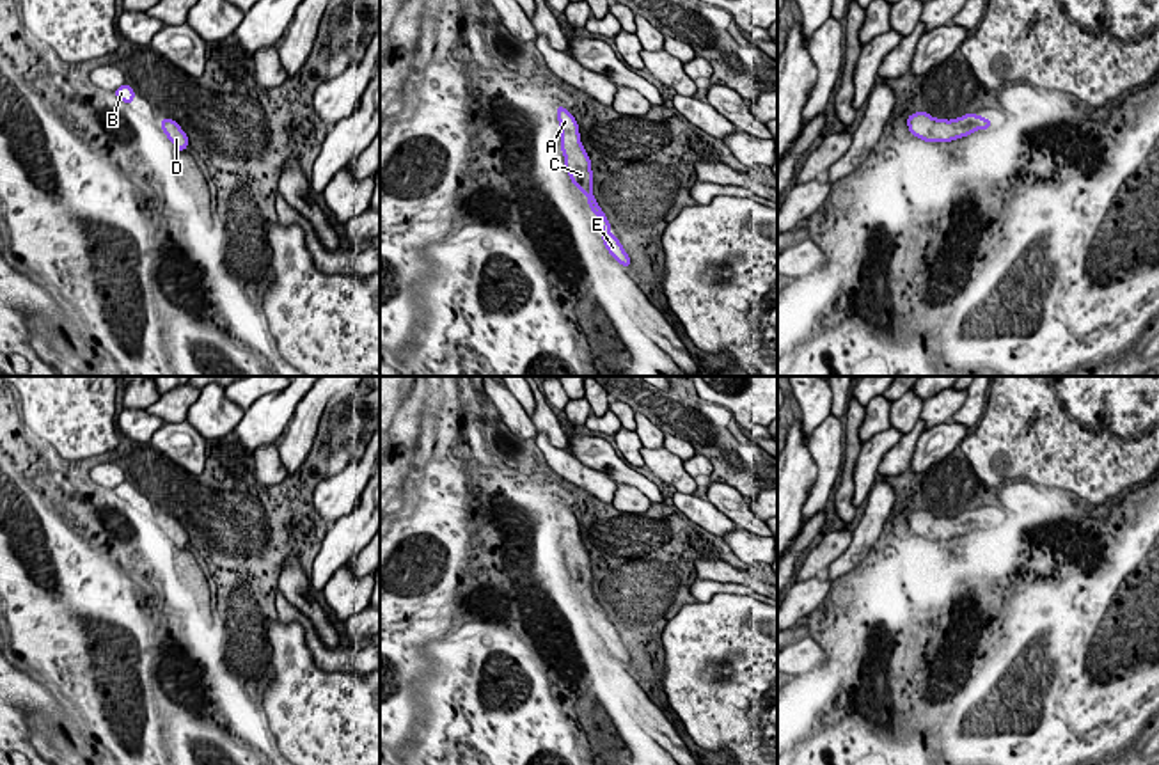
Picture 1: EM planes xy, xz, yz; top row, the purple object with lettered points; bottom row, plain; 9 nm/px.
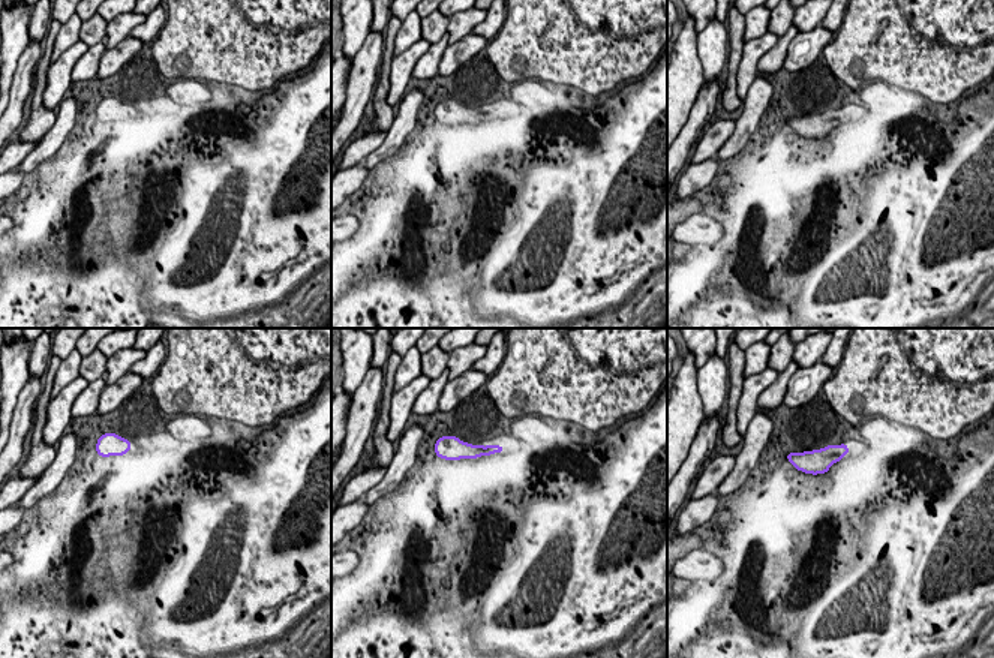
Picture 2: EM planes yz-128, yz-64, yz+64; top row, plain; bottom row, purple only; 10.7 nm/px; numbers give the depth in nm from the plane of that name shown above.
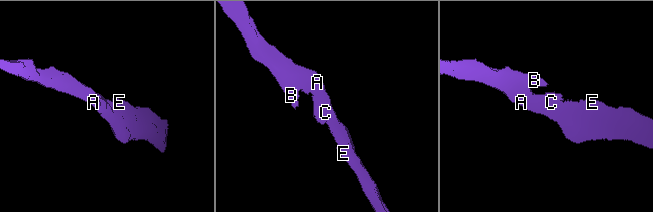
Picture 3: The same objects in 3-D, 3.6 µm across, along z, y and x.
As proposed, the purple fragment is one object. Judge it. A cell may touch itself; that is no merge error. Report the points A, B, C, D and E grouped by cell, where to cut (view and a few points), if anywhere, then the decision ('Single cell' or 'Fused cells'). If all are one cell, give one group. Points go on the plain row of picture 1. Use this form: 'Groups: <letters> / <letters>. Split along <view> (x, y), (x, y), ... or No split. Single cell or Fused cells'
Groups: A B C D E. No split. Single cell

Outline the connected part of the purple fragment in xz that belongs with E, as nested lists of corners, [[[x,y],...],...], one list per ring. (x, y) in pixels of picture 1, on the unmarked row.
[[[556,504],[556,508],[561,529],[561,548],[564,552],[564,566],[572,580],[589,596],[587,603],[591,609],[600,616],[600,625],[603,630],[602,639],[605,641],[605,646],[621,664],[630,666],[628,651],[625,650],[619,637],[611,630],[611,621],[593,595],[591,557],[580,541],[579,522],[564,504]]]

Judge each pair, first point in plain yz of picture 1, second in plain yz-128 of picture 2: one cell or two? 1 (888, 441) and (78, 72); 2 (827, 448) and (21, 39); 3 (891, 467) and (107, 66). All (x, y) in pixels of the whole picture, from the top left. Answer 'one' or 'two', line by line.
1: two
2: two
3: two

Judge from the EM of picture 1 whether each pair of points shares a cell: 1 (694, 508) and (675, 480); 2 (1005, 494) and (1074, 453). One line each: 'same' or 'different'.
1: different
2: different

